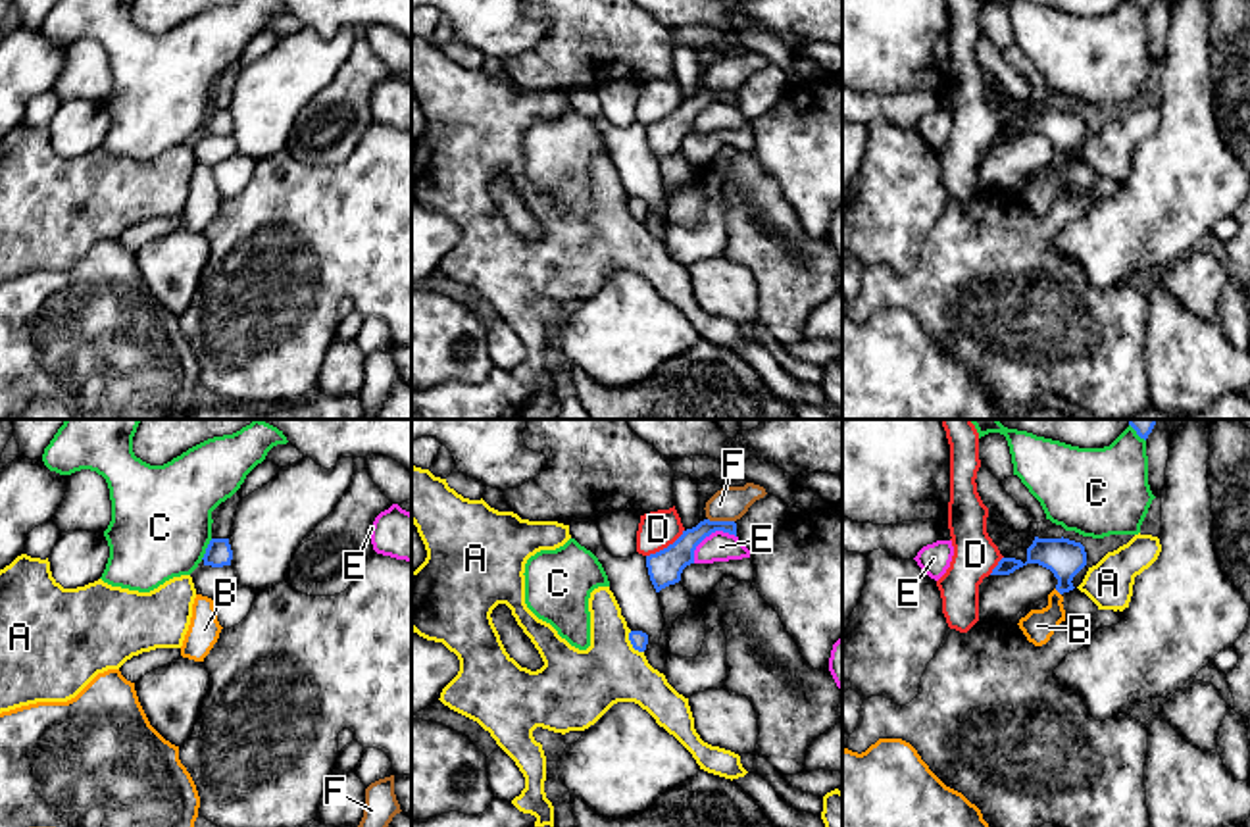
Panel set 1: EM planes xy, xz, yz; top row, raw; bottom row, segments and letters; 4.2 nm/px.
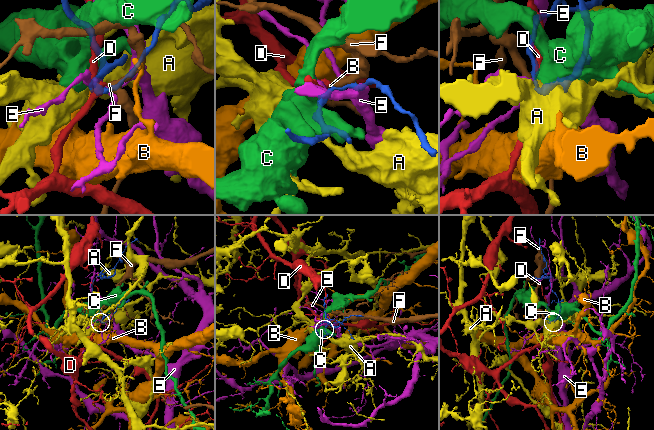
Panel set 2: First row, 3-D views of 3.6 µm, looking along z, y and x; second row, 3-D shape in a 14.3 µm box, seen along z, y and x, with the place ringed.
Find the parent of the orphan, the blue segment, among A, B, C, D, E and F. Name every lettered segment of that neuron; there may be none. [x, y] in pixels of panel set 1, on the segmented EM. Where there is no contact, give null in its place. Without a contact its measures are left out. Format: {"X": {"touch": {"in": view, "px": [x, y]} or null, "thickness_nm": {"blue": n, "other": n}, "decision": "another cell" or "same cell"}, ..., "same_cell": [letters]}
{"A": {"touch": {"in": "xz", "px": [631, 643]}, "thickness_nm": {"blue": 70, "other": 280}, "decision": "another cell"}, "B": {"touch": {"in": "yz", "px": [1058, 591]}, "thickness_nm": {"blue": 160, "other": 140}, "decision": "same cell"}, "C": {"touch": {"in": "xy", "px": [206, 549]}, "thickness_nm": {"blue": 110, "other": 420}, "decision": "another cell"}, "D": {"touch": {"in": "xz", "px": [668, 547]}, "thickness_nm": {"blue": 140, "other": 160}, "decision": "another cell"}, "E": {"touch": {"in": "xz", "px": [708, 535]}, "thickness_nm": {"blue": 140, "other": 130}, "decision": "another cell"}, "F": {"touch": {"in": "xz", "px": [722, 522]}, "thickness_nm": {"blue": 120, "other": 140}, "decision": "another cell"}, "same_cell": ["B"]}

